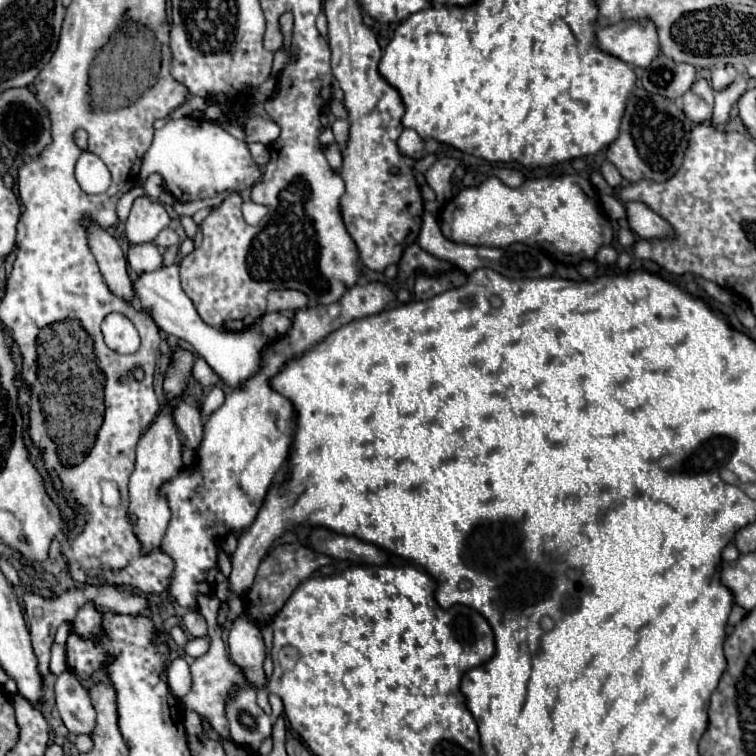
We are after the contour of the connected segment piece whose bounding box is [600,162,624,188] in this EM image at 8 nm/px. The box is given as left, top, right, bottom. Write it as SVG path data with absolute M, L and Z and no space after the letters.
M604 162L600 172L602 172L602 176L606 178L606 182L608 182L612 188L620 188L620 186L622 186L622 182L624 182L624 180L622 180L620 172L618 172L610 162Z

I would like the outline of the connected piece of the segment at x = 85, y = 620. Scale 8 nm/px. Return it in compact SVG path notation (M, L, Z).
M88 602L78 610L72 626L74 626L72 632L78 634L80 638L96 640L102 634L102 614L92 602Z

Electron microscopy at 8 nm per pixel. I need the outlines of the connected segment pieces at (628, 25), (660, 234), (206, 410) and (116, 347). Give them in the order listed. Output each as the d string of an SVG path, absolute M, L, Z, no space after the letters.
M650 20L620 22L596 30L602 52L620 58L626 64L646 68L660 54L658 34Z
M628 202L628 224L640 238L674 238L670 224L642 202Z
M212 390L212 392L202 400L202 406L200 406L202 418L206 418L206 416L210 416L214 410L218 410L222 402L224 402L224 396L214 396L214 390Z
M110 312L108 314L108 330L104 330L106 338L108 338L108 348L112 348L118 354L134 354L138 352L140 346L140 336L134 328L134 324L118 314L118 312Z

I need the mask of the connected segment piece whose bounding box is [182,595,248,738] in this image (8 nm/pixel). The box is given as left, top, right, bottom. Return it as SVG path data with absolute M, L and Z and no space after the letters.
M211 596L198 597L198 611L205 618L208 626L208 636L210 636L210 650L202 656L196 658L190 664L190 674L192 674L192 688L186 694L186 698L182 700L182 704L186 704L186 710L196 712L204 722L208 722L222 738L228 738L228 720L224 716L224 700L228 696L228 692L232 690L232 686L248 686L244 674L232 664L224 642L222 642L223 629L218 625L217 612L220 607L220 600L212 600Z

